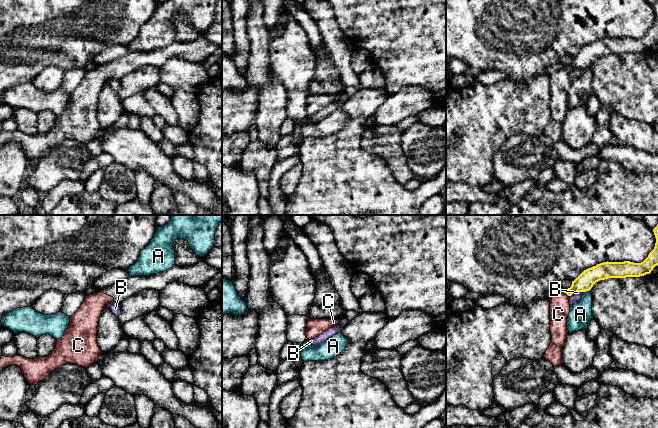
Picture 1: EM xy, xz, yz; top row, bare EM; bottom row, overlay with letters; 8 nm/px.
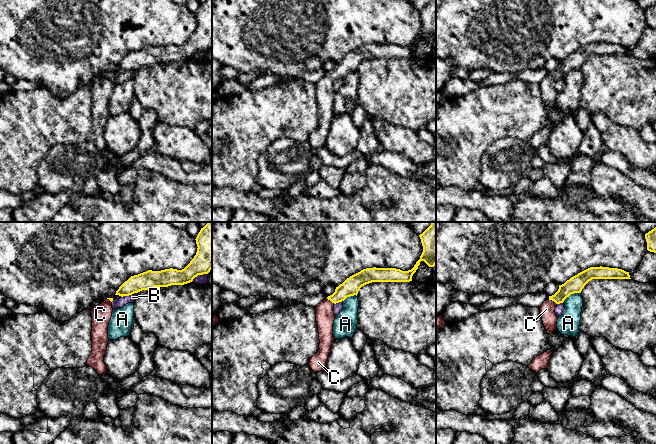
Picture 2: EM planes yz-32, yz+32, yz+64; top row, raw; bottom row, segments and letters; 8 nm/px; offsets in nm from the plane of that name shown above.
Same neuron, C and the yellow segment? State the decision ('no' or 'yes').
yes

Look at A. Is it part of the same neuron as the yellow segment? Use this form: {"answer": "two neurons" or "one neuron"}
{"answer": "two neurons"}

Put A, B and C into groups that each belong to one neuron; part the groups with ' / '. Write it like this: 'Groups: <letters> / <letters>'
Groups: A / B / C

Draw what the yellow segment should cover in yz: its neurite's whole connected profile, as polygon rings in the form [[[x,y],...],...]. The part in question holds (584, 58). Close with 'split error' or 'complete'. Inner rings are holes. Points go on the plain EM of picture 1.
[[[658,0],[653,5],[656,19],[648,33],[641,39],[630,37],[603,38],[584,46],[568,65],[549,75],[550,78],[550,109],[551,119],[544,130],[544,134],[553,142],[562,140],[562,123],[565,121],[567,95],[570,88],[569,73],[573,69],[591,66],[593,61],[609,54],[640,53],[650,50],[658,41]]] | split error

